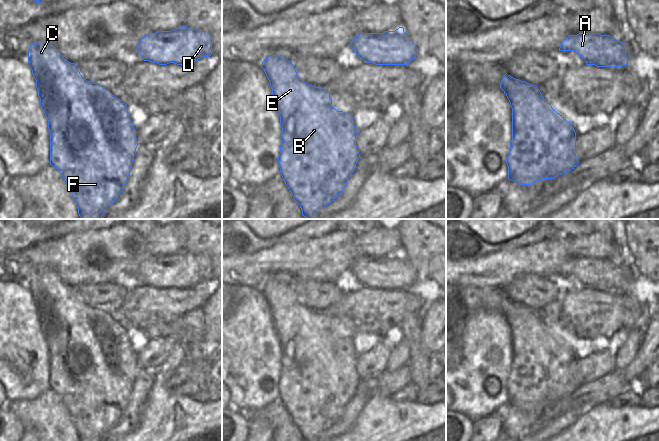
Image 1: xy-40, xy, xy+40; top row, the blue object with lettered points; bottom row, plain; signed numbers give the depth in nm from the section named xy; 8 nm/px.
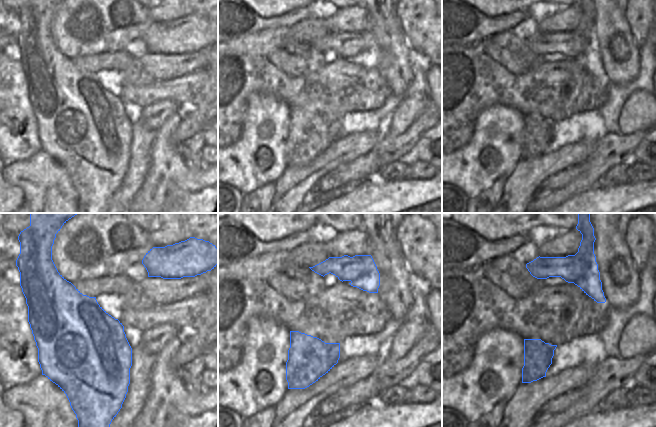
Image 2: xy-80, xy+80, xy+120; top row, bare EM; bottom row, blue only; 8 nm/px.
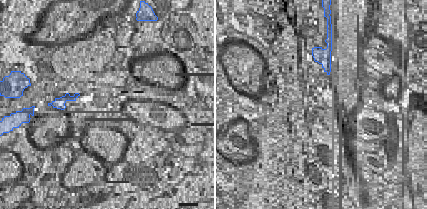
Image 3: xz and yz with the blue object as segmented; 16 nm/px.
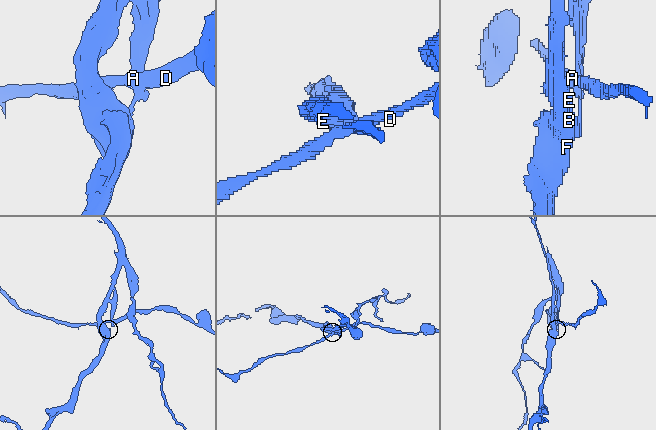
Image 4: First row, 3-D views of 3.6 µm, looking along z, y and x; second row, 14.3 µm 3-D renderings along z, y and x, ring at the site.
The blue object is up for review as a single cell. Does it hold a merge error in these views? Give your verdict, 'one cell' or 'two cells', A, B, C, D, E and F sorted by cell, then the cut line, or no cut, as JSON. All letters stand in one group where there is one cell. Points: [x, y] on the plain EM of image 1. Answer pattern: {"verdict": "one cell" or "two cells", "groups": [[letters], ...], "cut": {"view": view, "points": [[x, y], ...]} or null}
{"verdict": "two cells", "groups": [["A", "D"], ["B", "C", "E", "F"]], "cut": {"view": "xy+40", "points": [[586, 284], [601, 286], [607, 289]]}}

